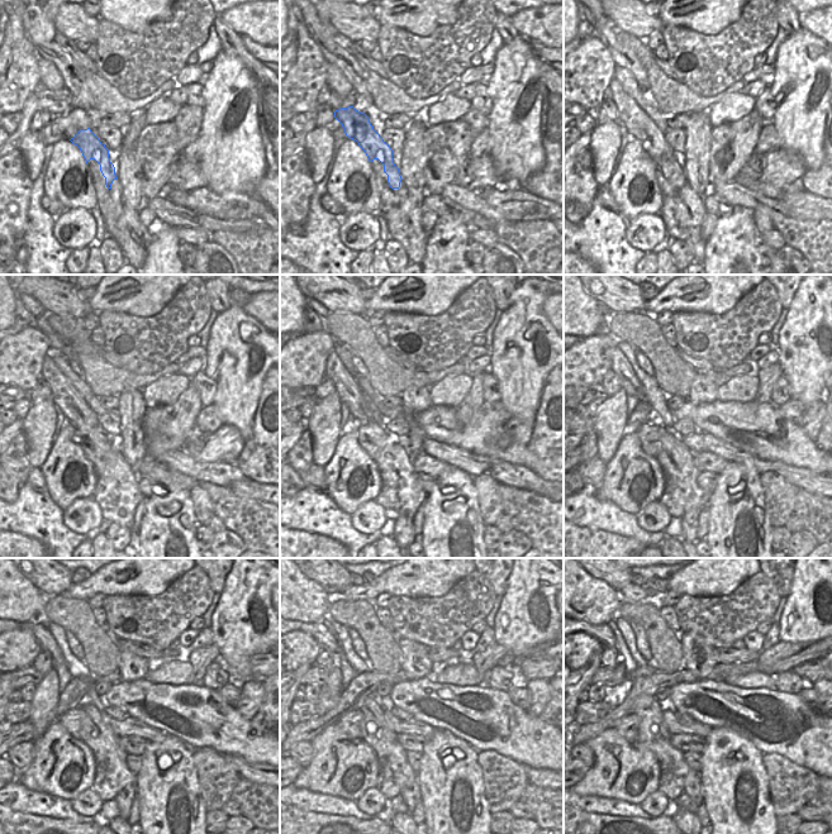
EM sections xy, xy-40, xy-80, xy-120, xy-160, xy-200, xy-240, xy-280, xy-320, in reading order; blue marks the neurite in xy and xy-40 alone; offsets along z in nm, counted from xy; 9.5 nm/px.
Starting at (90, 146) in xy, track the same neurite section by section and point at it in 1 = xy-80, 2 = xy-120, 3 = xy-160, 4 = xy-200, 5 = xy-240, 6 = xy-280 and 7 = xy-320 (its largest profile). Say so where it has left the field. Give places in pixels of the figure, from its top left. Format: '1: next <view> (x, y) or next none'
1: next xy-80 (638, 123)
2: next xy-120 (82, 418)
3: next xy-160 (350, 394)
4: next xy-200 (630, 382)
5: next xy-240 (44, 638)
6: next xy-280 (319, 632)
7: next xy-320 (603, 633)

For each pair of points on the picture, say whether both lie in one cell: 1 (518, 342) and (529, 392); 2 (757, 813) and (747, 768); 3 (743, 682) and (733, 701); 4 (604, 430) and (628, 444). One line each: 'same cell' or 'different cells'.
1: same cell
2: same cell
3: different cells
4: different cells

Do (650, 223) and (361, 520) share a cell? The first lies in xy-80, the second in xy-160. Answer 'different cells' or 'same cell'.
same cell

